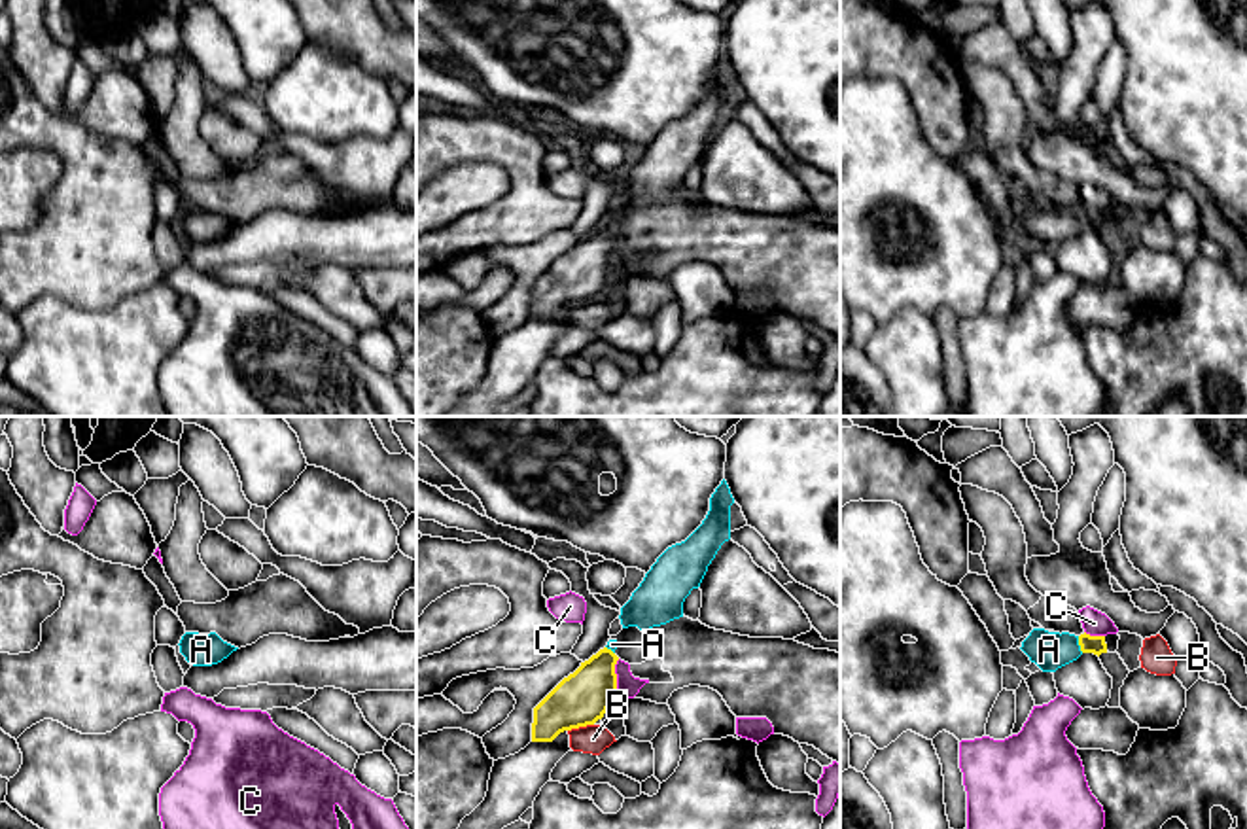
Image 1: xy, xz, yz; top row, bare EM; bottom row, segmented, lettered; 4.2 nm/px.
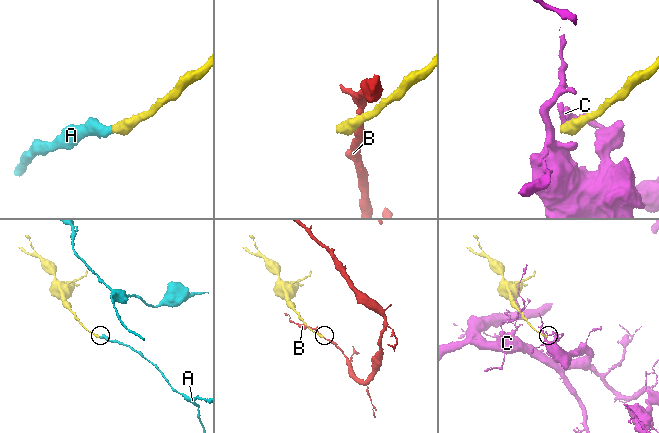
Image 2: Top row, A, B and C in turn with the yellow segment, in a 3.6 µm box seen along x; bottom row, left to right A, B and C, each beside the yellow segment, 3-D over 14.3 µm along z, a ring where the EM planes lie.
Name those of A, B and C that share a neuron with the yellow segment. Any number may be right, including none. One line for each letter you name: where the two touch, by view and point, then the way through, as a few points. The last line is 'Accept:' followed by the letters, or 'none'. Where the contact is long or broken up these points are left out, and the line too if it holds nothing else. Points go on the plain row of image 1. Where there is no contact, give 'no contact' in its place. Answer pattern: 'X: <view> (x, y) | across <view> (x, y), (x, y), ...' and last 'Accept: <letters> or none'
A: yz (1079, 220) | across yz (1088, 220), (1079, 220), (1049, 226)
Accept: A

